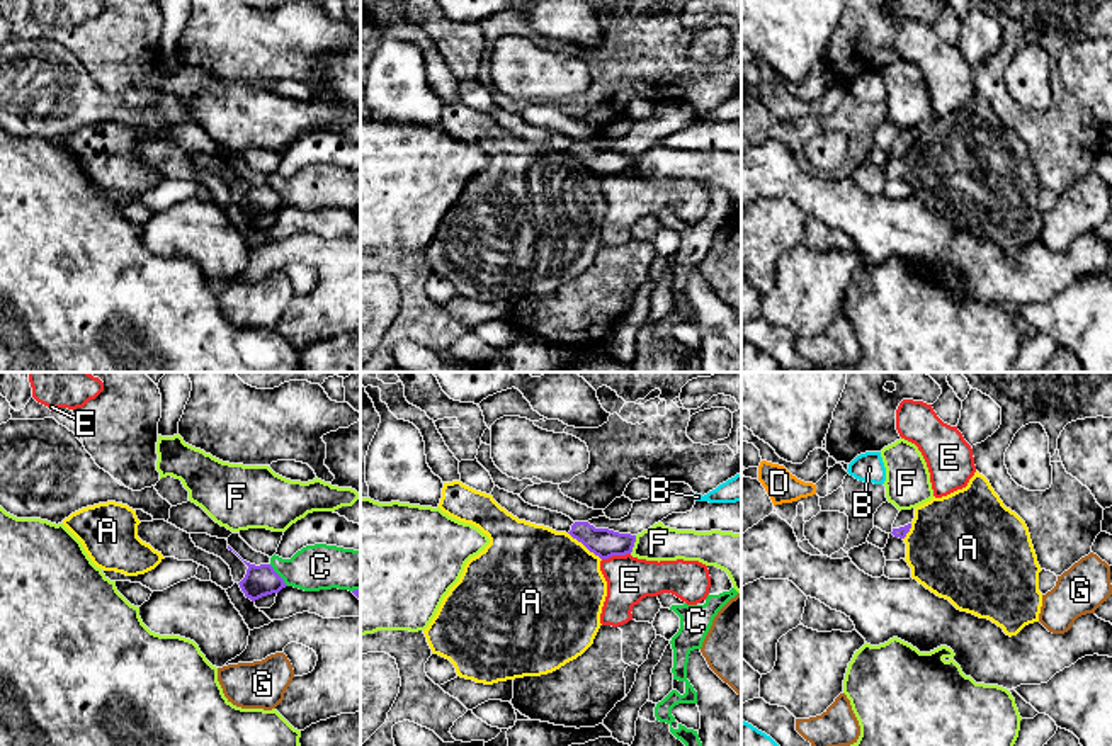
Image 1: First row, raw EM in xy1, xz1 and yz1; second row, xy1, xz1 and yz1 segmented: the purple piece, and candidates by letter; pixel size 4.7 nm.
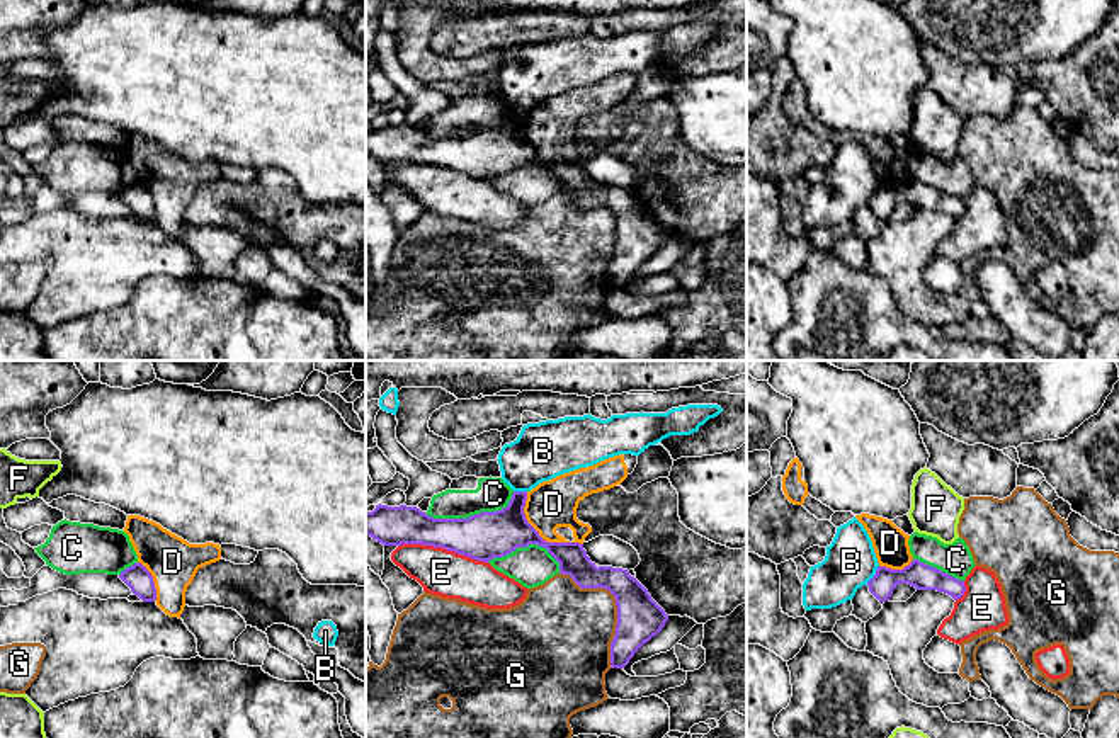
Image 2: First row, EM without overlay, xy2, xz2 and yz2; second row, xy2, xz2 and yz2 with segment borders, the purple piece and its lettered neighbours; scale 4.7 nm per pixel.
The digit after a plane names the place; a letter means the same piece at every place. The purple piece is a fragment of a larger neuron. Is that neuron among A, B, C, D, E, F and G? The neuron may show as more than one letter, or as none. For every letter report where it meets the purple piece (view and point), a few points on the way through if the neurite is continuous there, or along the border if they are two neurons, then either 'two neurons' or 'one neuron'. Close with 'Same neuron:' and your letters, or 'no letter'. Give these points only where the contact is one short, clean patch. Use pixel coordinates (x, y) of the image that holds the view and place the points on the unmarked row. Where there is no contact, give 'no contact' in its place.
A: contact xz1 (585, 165); border xz1 (568, 152), (601, 179); two neurons
B: contact yz2 (874, 194); border yz2 (878, 184), (866, 203); two neurons
C: contact xz2 (471, 135); two neurons
D: contact xz2 (533, 147); border xz2 (526, 111), (526, 140), (545, 158), (568, 162); two neurons
E: contact xz2 (443, 165); two neurons
F: contact xz1 (633, 163); two neurons
G: contact xz2 (616, 223); two neurons
Same neuron: no letter

